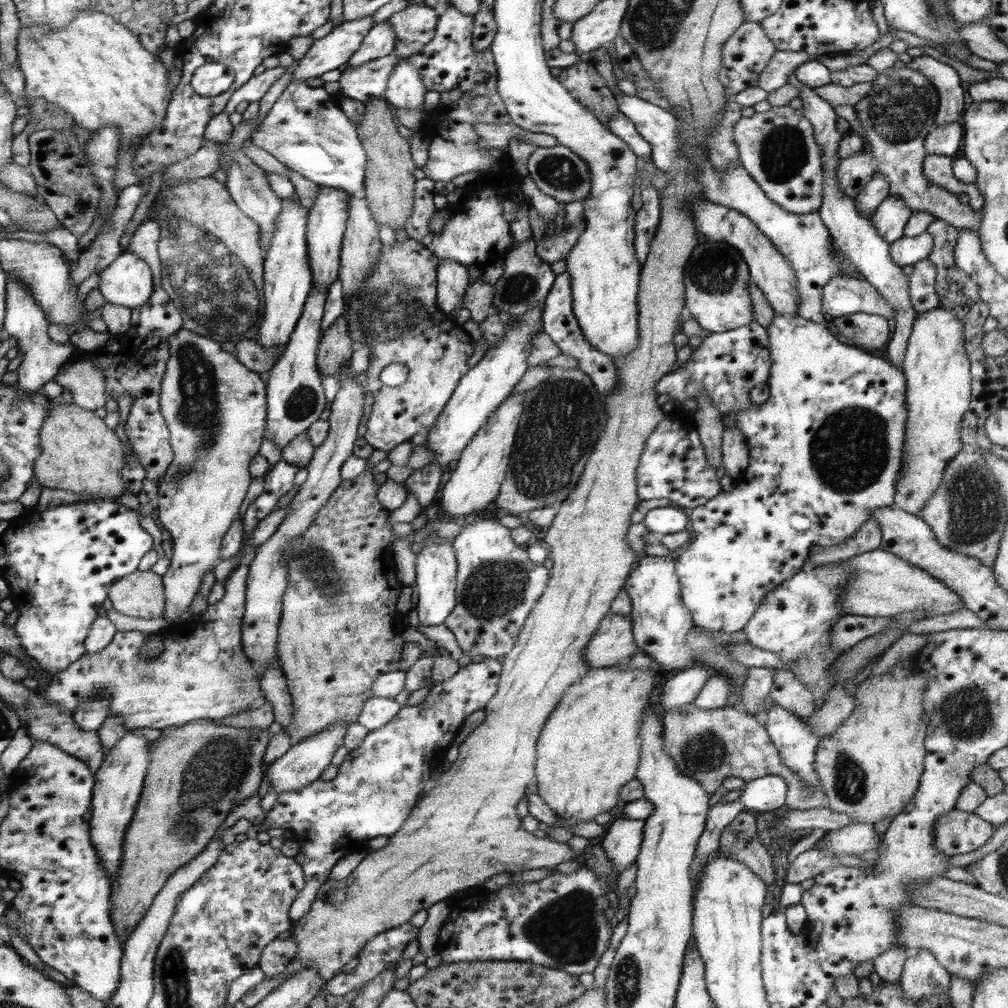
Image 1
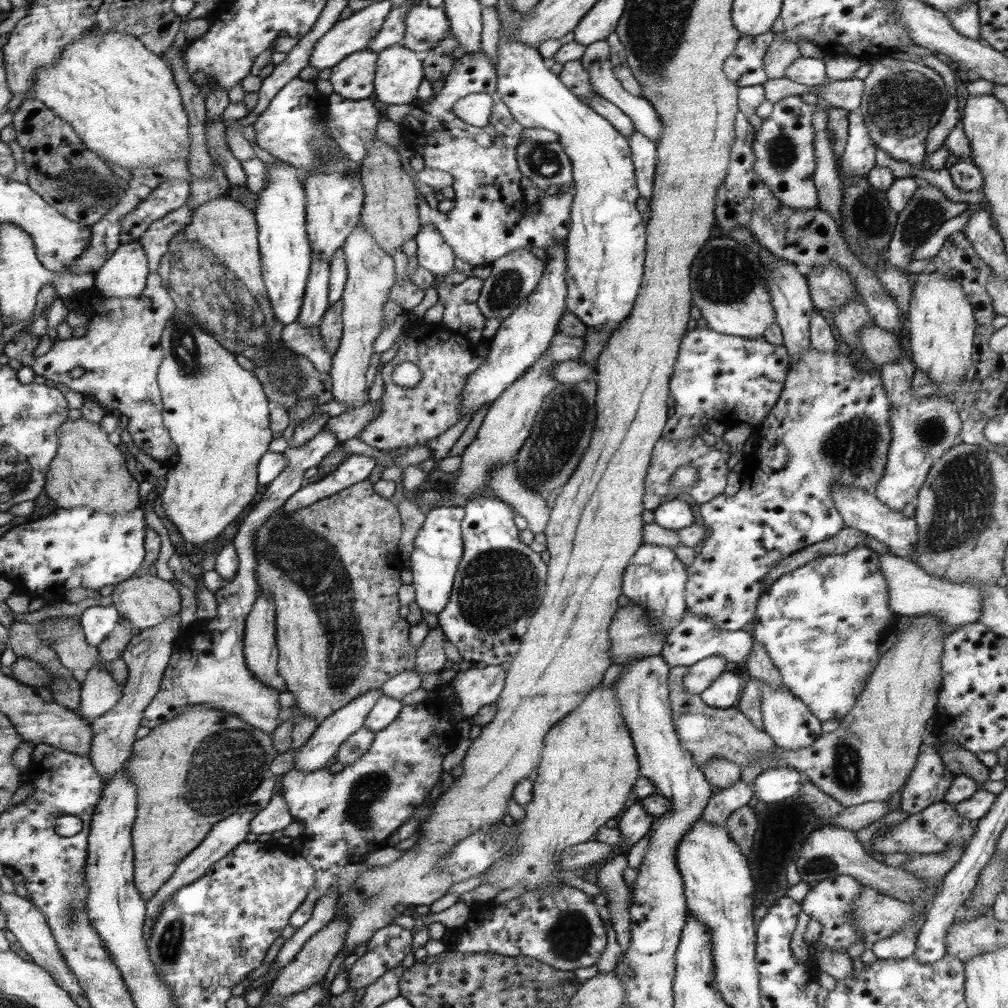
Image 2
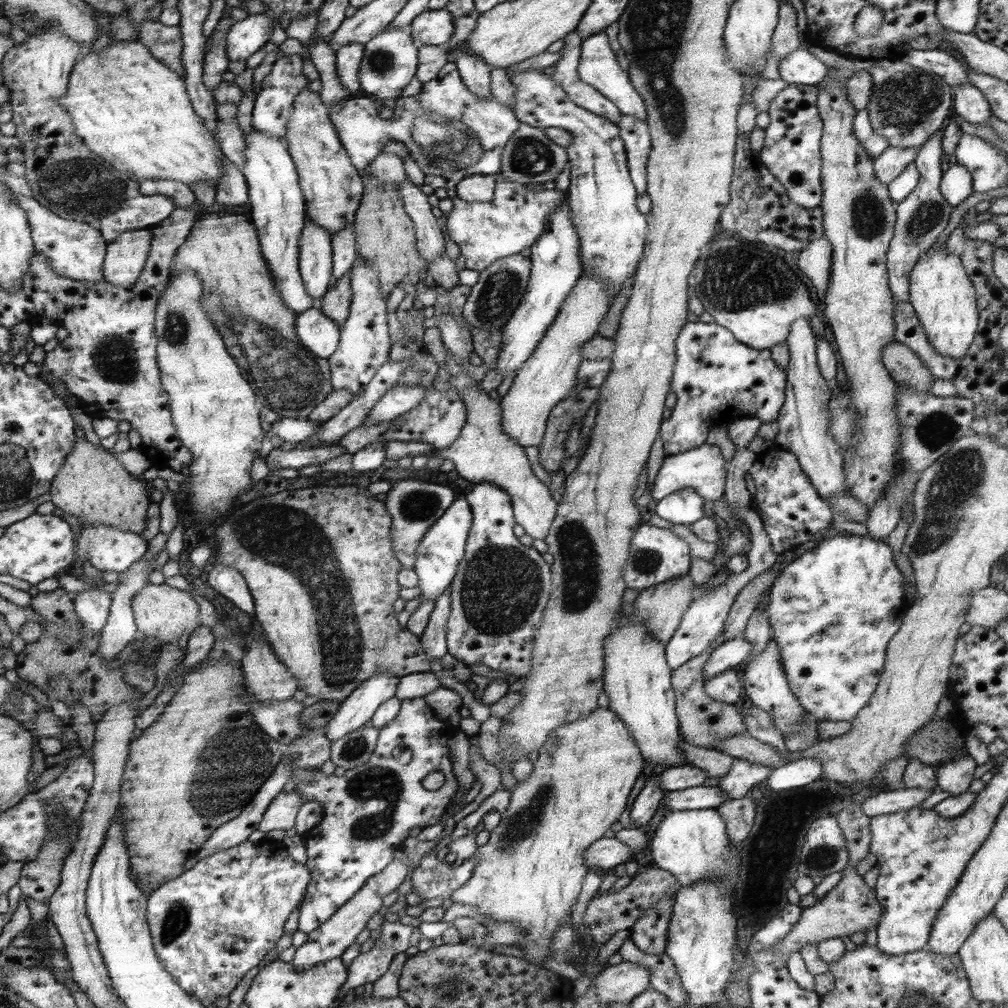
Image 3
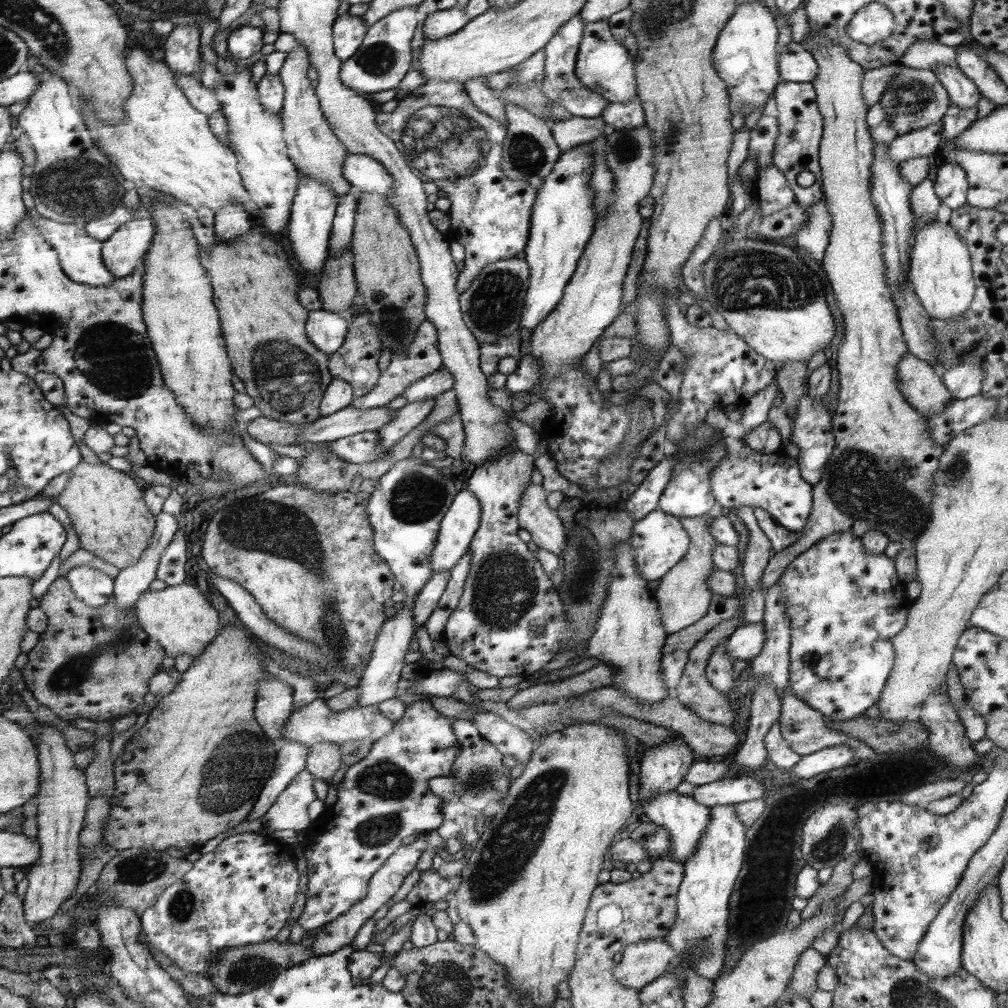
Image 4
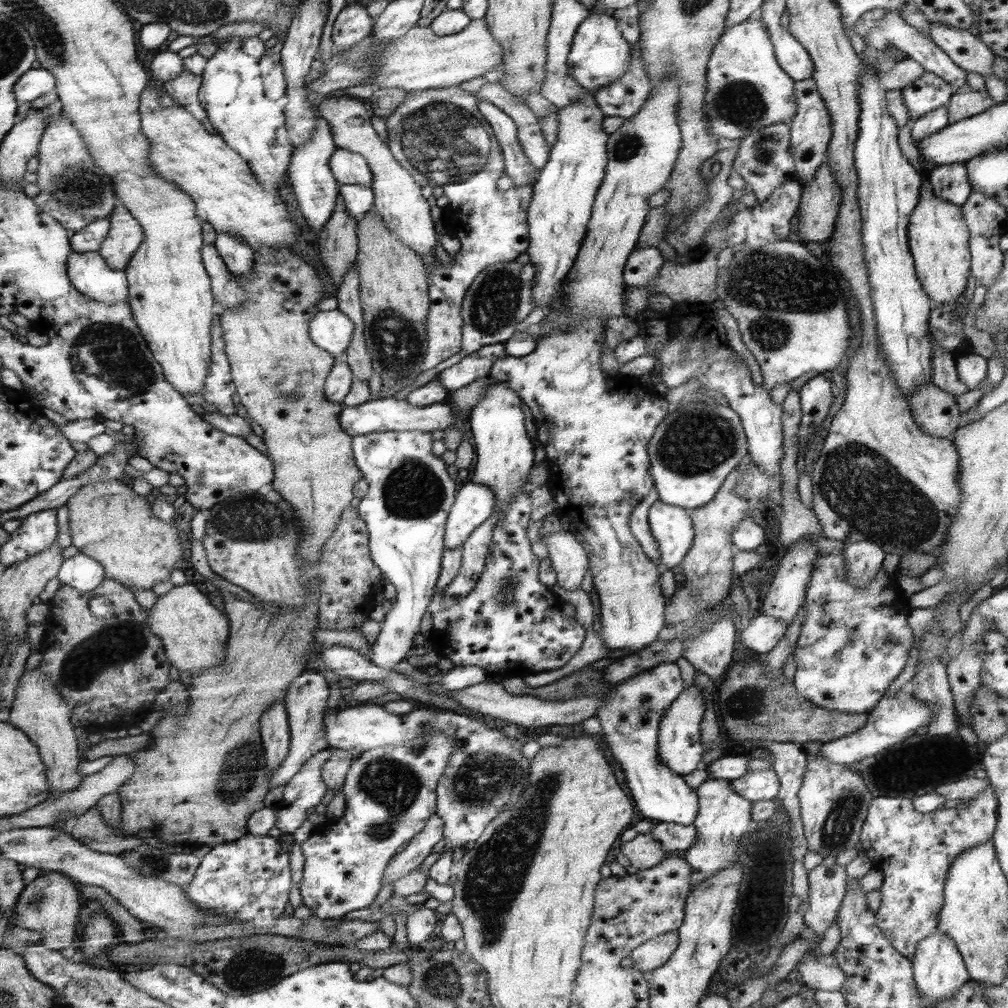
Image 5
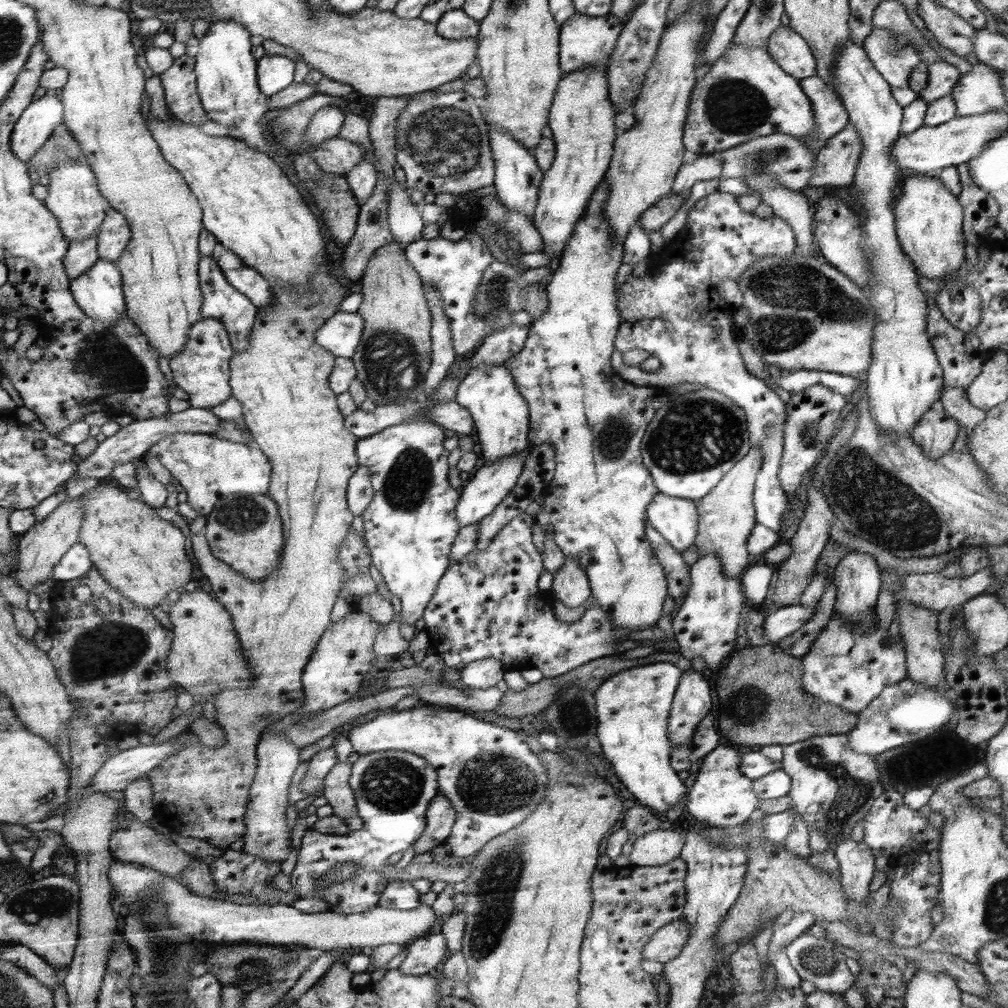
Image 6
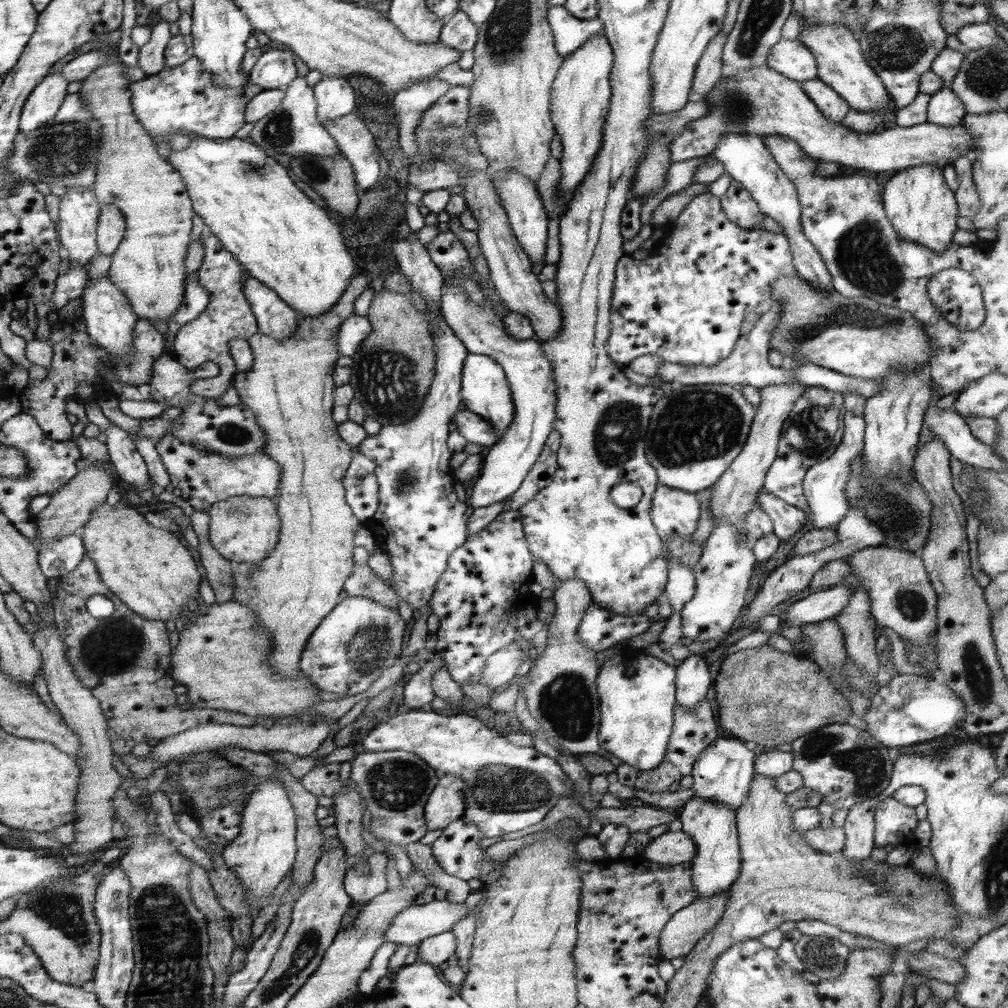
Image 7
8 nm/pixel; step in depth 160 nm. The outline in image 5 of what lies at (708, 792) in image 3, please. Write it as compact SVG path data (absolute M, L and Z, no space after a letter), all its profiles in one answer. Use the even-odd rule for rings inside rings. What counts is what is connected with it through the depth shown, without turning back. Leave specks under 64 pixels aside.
M772 769L749 770L733 781L734 790L752 802L777 798L780 785L780 779Z

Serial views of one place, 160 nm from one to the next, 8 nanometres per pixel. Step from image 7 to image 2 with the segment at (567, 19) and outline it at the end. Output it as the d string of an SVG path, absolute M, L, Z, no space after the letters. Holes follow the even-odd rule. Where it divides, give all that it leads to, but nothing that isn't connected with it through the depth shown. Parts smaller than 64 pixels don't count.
M606 39L593 42L591 45L585 47L584 54L580 58L582 66L588 71L593 92L602 96L606 100L615 104L624 114L627 114L633 122L636 131L645 134L652 141L656 142L659 139L662 130L662 121L656 112L656 109L650 104L649 100L642 97L637 91L631 91L625 87L620 79L613 71L612 61L609 59L610 47Z

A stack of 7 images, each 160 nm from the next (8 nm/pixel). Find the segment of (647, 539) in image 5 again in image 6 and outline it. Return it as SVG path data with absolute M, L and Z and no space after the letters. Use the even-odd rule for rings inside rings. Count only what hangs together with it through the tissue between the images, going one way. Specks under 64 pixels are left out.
M648 524L646 536L664 569L667 593L680 606L691 585L690 567L682 558L682 553L676 550L652 525Z

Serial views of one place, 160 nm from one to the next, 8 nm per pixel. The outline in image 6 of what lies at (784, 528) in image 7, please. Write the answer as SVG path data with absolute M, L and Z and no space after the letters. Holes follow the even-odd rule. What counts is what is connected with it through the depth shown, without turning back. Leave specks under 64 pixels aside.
M715 191L700 198L690 210L686 218L683 232L667 244L654 260L650 263L650 276L631 275L624 284L617 288L617 307L620 315L619 330L614 345L615 349L610 356L610 365L616 373L629 383L651 387L662 387L673 384L690 382L698 386L704 386L717 390L728 396L738 406L741 406L747 418L748 432L752 447L758 447L763 454L763 463L760 473L756 477L753 492L753 505L755 519L758 523L774 532L782 526L782 514L788 510L788 498L780 486L780 459L783 451L783 430L786 420L786 403L778 394L768 387L765 381L752 376L744 366L743 358L739 351L738 340L741 338L742 329L735 329L733 323L733 310L724 302L718 293L721 282L725 279L738 281L738 277L744 271L750 269L758 259L763 257L788 257L793 253L796 245L794 231L788 227L786 221L773 214L772 217L756 217L754 213L744 213L740 205L736 203L734 195ZM629 350L645 350L650 356L658 358L660 370L658 372L646 372L638 366L629 367L623 361L623 354Z

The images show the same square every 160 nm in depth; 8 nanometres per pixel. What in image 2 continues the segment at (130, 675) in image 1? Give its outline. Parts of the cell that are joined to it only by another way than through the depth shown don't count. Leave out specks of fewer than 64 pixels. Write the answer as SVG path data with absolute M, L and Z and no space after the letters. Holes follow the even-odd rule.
M322 429L312 440L299 447L288 447L282 454L288 459L287 468L280 472L278 479L268 484L260 502L254 503L252 511L242 520L239 532L232 541L239 558L235 579L215 592L217 599L217 613L213 621L208 621L208 628L195 625L194 640L188 642L190 652L176 652L171 654L171 661L167 666L166 676L160 686L160 691L152 703L144 711L142 727L154 729L176 718L176 714L183 713L190 706L206 706L214 710L224 710L228 714L238 715L244 722L250 723L256 730L273 734L279 729L278 715L280 706L278 696L280 692L260 683L254 672L247 666L246 656L243 654L243 641L246 639L246 620L258 600L258 553L255 550L255 534L263 522L268 520L274 512L295 493L306 485L304 478L306 470L318 466L324 457L335 449L339 443L338 437L330 429Z

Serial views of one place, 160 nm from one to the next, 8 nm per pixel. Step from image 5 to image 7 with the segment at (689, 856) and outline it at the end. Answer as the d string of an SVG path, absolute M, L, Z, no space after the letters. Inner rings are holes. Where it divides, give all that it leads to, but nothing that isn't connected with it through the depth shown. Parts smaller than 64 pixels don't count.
M730 735L720 736L713 744L700 754L694 763L692 790L694 795L709 801L730 805L736 811L748 796L750 783L755 775L756 754L746 746L745 742Z

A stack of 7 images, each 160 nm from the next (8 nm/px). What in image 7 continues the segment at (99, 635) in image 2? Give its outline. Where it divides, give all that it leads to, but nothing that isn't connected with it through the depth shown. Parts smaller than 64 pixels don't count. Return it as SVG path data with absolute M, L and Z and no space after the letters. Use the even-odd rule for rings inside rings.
M80 532L44 543L38 551L39 565L47 578L64 576L72 572L86 555L86 547Z

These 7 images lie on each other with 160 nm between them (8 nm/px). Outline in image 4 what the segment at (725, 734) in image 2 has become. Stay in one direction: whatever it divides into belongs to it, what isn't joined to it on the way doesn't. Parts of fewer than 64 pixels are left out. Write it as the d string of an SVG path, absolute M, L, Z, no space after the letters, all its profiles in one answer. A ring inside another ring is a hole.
M742 611L732 619L721 622L718 626L715 626L712 630L709 630L704 638L701 638L689 651L688 660L683 668L682 677L678 682L674 694L678 702L686 708L692 710L700 719L710 722L712 724L718 724L722 726L732 727L734 726L734 712L731 709L729 698L720 694L718 690L712 687L712 684L708 682L708 678L705 676L705 668L712 654L713 648L724 639L727 639L738 627L741 627L745 623L743 619Z

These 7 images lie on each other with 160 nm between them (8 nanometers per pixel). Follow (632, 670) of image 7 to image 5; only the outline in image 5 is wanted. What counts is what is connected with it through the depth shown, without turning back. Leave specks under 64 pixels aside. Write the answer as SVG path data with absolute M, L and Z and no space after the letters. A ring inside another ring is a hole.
M666 662L652 667L642 674L636 674L626 679L624 684L612 688L608 697L604 697L602 706L596 712L596 718L602 725L601 734L606 741L608 750L612 753L614 760L620 764L625 776L628 790L632 794L635 808L640 811L640 816L649 822L674 822L682 826L692 826L698 814L698 797L696 791L686 783L683 776L670 770L660 758L658 758L658 734L660 720L664 711L676 701L676 698L685 690L684 680L680 668L676 662Z

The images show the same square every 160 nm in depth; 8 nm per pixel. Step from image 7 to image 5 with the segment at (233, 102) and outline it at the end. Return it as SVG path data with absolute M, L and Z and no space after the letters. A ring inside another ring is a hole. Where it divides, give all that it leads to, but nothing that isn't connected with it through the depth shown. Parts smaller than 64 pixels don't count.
M184 69L176 78L163 82L166 91L170 95L174 95L175 102L180 106L186 106L188 111L193 115L208 131L216 133L217 130L212 126L208 120L207 109L202 105L199 98L199 89L202 86L203 78L199 74L191 73L188 69Z

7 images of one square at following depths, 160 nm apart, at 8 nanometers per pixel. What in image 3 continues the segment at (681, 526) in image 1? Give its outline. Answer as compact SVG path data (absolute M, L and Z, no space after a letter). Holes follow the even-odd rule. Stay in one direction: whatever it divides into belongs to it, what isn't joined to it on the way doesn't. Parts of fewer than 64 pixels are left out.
M686 487L661 498L655 510L660 518L674 524L692 524L705 515L704 498L692 487Z

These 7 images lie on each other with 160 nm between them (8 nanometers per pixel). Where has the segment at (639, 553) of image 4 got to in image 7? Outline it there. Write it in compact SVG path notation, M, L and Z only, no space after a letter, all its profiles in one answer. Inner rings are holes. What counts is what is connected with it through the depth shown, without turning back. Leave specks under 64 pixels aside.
M658 485L651 500L651 519L659 535L692 535L700 518L699 494Z

